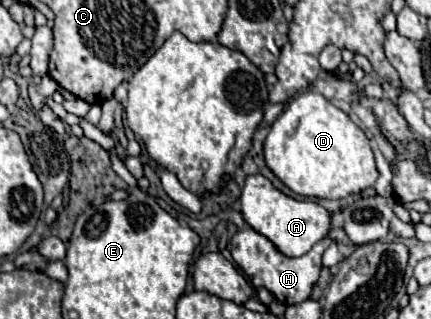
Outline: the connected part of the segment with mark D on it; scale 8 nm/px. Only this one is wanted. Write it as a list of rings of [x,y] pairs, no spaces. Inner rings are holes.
[[[314,91],[300,93],[286,103],[264,141],[264,159],[288,189],[304,197],[344,199],[372,187],[378,179],[374,153],[364,129]]]

